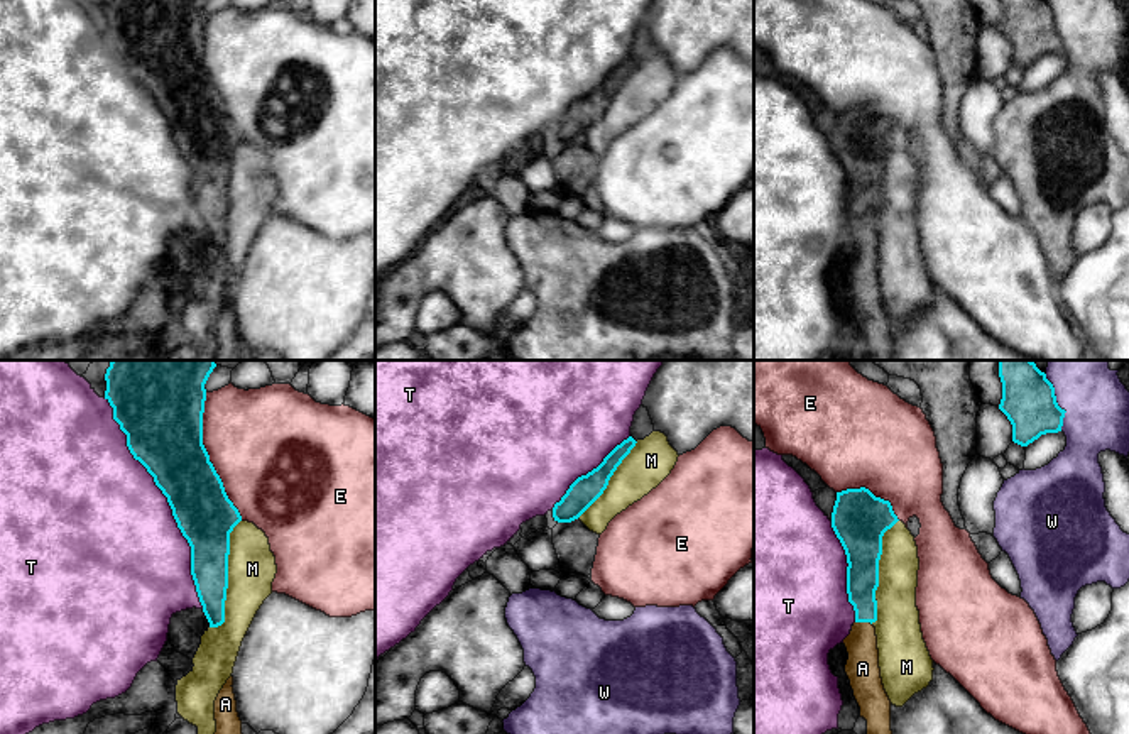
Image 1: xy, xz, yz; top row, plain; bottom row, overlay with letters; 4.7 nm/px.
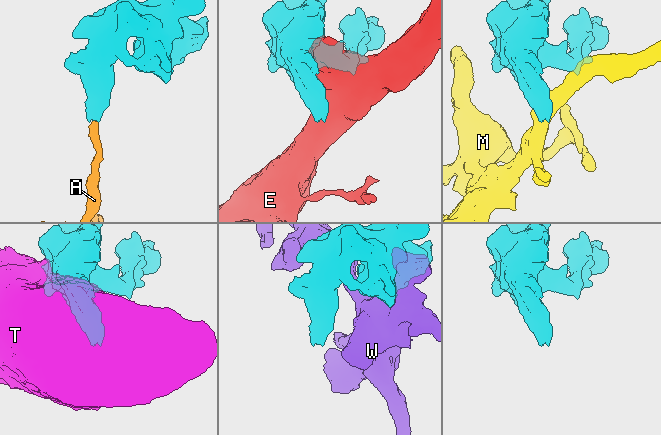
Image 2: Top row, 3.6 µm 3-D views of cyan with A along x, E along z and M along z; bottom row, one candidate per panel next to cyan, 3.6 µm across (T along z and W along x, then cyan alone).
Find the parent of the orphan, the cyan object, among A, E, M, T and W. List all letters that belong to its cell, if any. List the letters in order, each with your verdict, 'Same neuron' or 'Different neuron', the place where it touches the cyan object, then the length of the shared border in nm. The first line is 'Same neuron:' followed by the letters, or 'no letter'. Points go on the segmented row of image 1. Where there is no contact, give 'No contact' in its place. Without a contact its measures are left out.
Same neuron: A
A: Same neuron. Touches cyan at yz (864, 621). Shared border 80 nm
E: Different neuron. Touches cyan at xy (208, 457). Shared border 650 nm
M: Different neuron. Touches cyan at xy (227, 577). Shared border 550 nm
T: Different neuron. Touches cyan at xy (168, 501). Shared border 1100 nm
W: Different neuron. Touches cyan at yz (1057, 403). Shared border 280 nm

